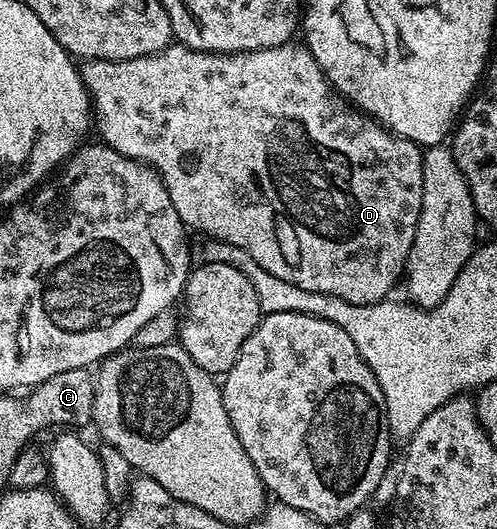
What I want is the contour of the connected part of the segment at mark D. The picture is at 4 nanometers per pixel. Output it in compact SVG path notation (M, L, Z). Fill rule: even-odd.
M173 42L149 56L129 60L85 60L79 70L92 105L95 131L96 128L100 131L99 139L118 154L139 160L159 174L185 229L205 232L205 237L221 245L237 244L245 248L259 271L274 274L274 278L282 278L282 282L302 286L302 290L337 296L351 304L379 304L393 295L392 287L401 283L410 246L414 246L414 230L422 210L424 154L421 145L395 136L379 120L352 107L322 74L318 62L314 62L303 43L289 42L253 52L199 52Z

